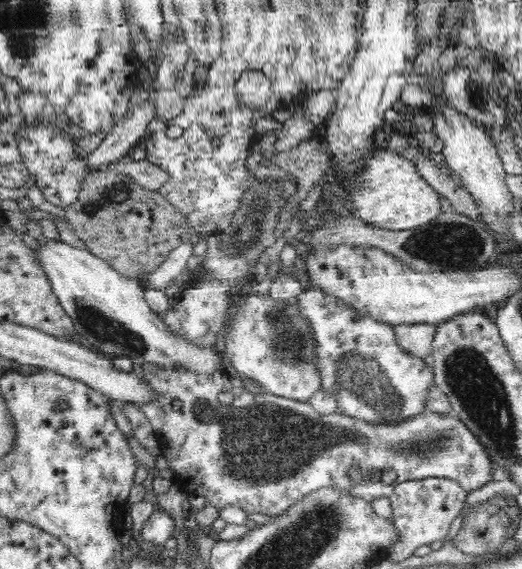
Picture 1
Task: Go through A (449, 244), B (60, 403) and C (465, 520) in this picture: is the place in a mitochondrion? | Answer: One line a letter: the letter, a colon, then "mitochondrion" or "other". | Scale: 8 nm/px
A: mitochondrion
B: mitochondrion
C: other

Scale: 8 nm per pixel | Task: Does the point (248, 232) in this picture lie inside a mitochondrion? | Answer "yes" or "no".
yes

